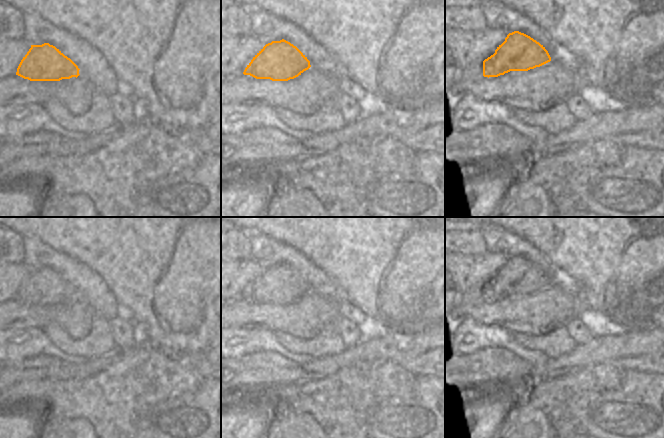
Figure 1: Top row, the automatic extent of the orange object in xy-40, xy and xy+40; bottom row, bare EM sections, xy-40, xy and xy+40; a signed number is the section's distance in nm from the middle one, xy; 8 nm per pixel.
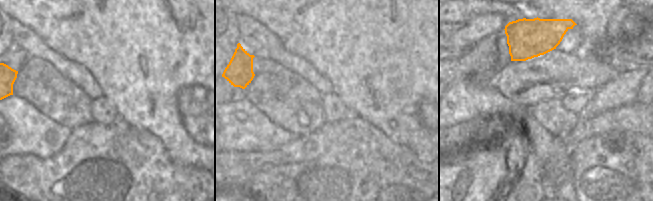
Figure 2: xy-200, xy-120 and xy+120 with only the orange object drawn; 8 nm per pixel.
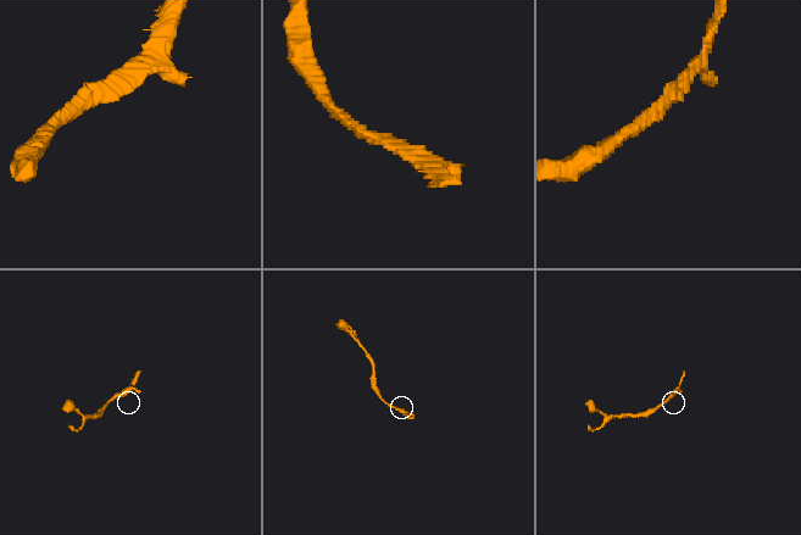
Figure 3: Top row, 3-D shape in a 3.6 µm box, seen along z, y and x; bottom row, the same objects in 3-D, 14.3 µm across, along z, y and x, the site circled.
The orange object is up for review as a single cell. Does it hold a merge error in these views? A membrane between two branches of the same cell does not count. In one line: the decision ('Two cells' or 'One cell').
Two cells

